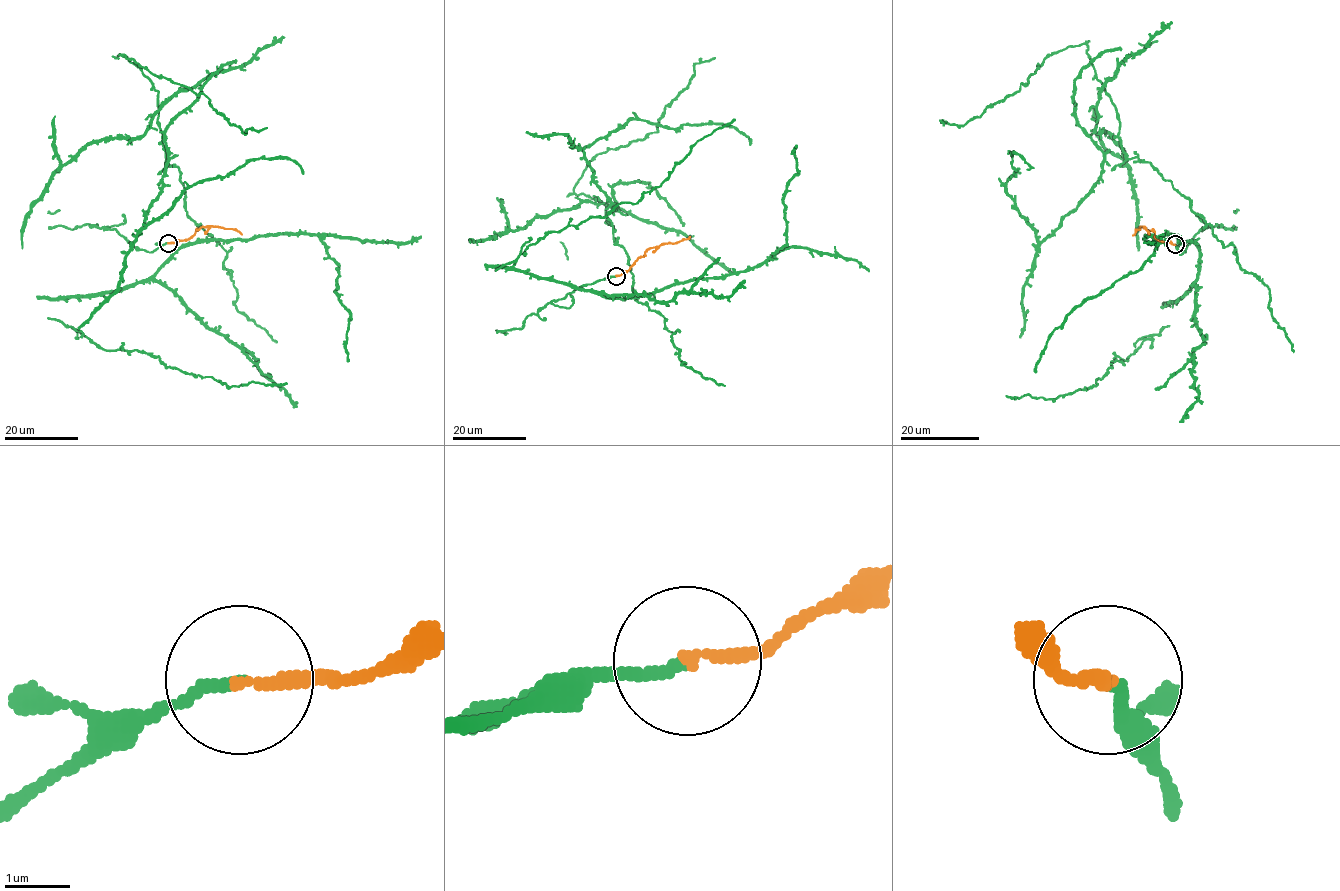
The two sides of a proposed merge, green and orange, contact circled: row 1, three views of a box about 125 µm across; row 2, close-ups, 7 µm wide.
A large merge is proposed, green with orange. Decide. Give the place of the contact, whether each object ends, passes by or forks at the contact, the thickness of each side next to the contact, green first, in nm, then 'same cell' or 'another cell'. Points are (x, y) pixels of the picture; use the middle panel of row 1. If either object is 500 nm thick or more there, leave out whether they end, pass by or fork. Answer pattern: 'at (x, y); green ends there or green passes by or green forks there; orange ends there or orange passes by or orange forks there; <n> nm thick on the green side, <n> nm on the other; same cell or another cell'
at (616, 276); green ends there; orange ends there; 160 nm thick on the green side, 170 nm on the other; same cell

